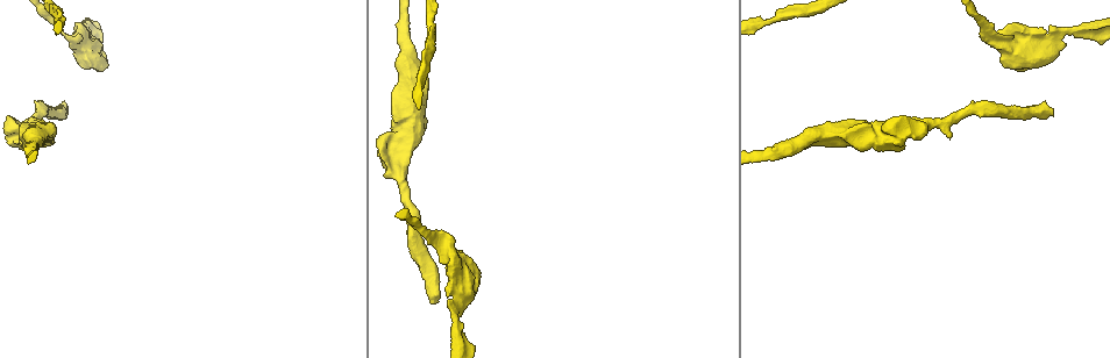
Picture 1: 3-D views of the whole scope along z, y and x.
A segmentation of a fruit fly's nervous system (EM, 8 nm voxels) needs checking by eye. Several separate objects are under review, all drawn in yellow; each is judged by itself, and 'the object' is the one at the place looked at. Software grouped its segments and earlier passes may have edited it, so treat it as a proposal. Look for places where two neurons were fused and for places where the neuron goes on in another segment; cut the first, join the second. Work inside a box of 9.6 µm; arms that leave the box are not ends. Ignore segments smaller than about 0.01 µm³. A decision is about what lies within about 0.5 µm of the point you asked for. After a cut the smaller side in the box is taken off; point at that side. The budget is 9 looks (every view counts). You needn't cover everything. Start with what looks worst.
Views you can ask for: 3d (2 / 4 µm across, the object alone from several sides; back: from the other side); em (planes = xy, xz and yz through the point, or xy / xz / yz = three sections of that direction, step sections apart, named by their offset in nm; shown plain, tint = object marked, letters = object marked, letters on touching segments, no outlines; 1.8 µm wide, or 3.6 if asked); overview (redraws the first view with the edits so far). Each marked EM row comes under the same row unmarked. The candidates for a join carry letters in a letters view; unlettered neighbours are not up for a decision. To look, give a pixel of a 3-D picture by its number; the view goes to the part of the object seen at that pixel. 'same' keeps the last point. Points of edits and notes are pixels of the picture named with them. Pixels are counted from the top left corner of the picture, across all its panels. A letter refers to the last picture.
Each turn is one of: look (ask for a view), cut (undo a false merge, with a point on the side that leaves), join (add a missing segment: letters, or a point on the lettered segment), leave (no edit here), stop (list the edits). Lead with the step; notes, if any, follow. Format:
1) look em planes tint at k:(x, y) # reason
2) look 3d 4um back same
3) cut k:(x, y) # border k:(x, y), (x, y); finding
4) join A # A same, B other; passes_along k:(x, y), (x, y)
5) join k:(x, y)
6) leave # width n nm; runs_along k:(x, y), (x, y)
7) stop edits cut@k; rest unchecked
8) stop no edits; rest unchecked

look em planes tint at 1:(435, 302) # free end

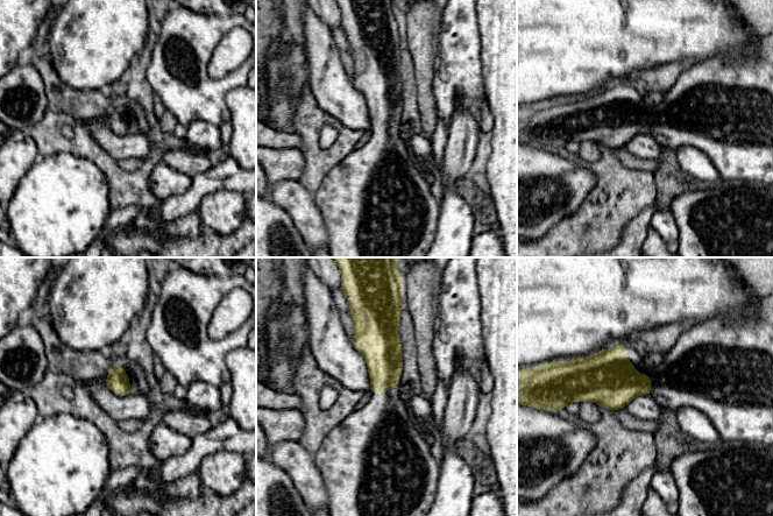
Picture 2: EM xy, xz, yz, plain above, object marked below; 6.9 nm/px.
look em planes letters same

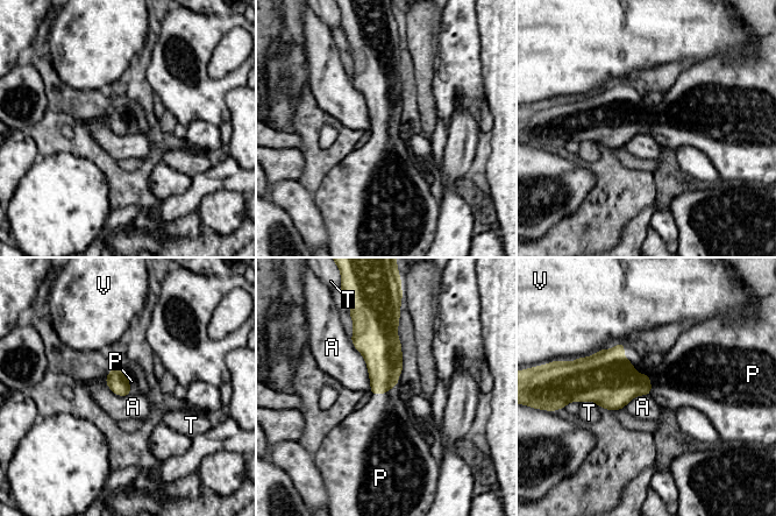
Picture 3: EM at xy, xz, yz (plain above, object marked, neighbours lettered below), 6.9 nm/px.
join P # width 150 nm; A other, P same, T other, V other; passes_along 3:(383, 355), (383, 391), (385, 428); the neuron continues

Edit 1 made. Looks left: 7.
look em planes letters at 1:(992, 32) # narrows sharply

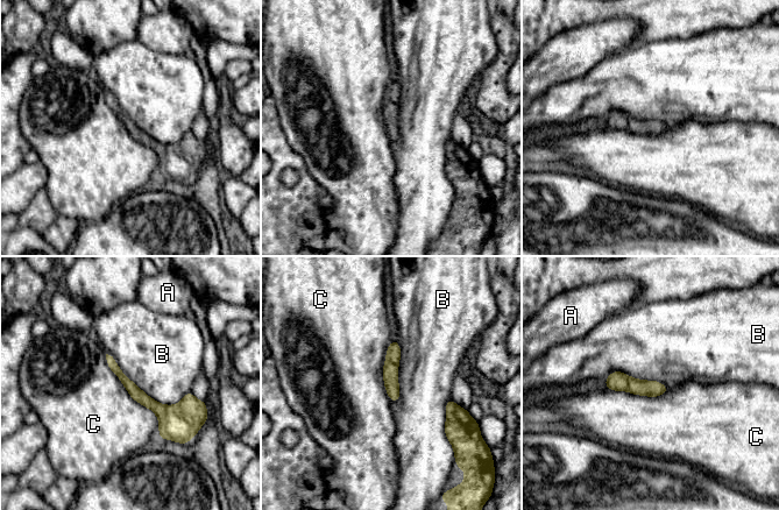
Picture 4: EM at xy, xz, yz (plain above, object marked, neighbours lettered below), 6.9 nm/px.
leave # A other, B other, C other; runs_along 4:(110, 359), (162, 411), (198, 404); all the same neuron

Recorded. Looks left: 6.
look 3d 4um at 1:(15, 126) # touches itself

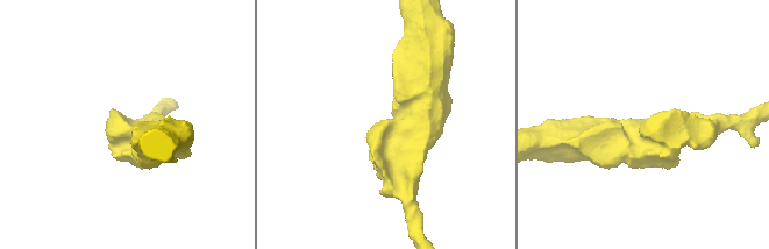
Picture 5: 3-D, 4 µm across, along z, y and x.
look em planes tint at 5:(647, 127) # now the EM

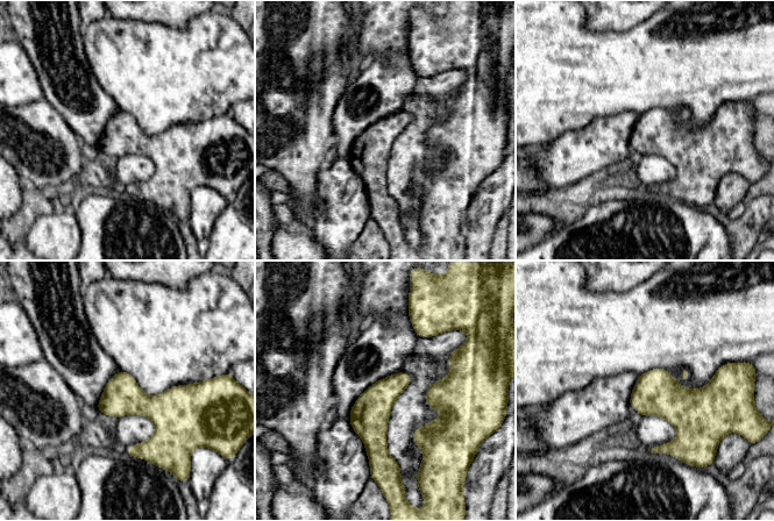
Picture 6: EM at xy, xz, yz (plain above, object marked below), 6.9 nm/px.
look em planes letters same # see the neighbours

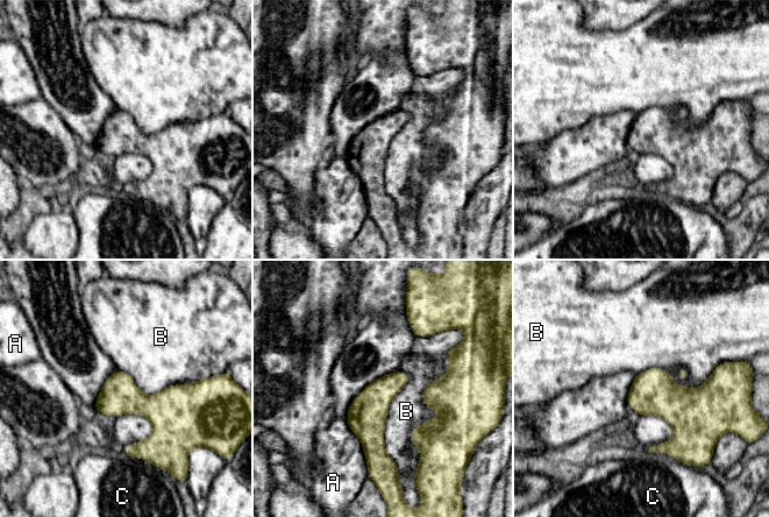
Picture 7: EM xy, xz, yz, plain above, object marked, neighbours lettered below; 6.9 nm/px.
leave # A other, B other, C other; border 7:(447, 363), (417, 464); continuous, no second neuron

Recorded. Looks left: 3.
look 3d 2um back at 1:(55, 18) # thin neck

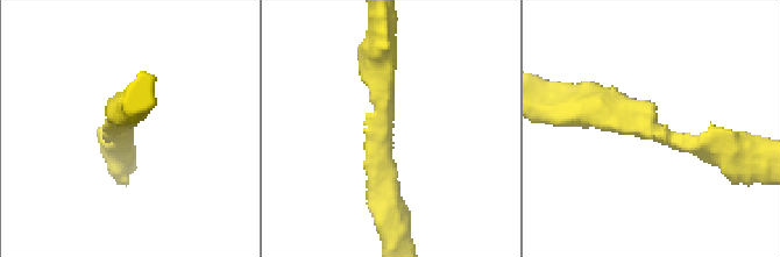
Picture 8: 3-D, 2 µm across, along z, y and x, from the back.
look em xz step 8 letters at 8:(377, 118) # arm_widths 240, 240 nm

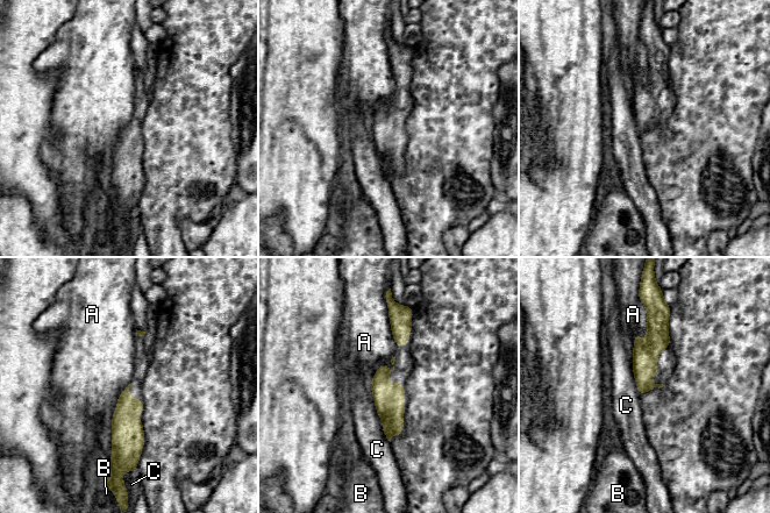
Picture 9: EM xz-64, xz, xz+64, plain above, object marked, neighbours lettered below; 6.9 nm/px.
look em planes letters same

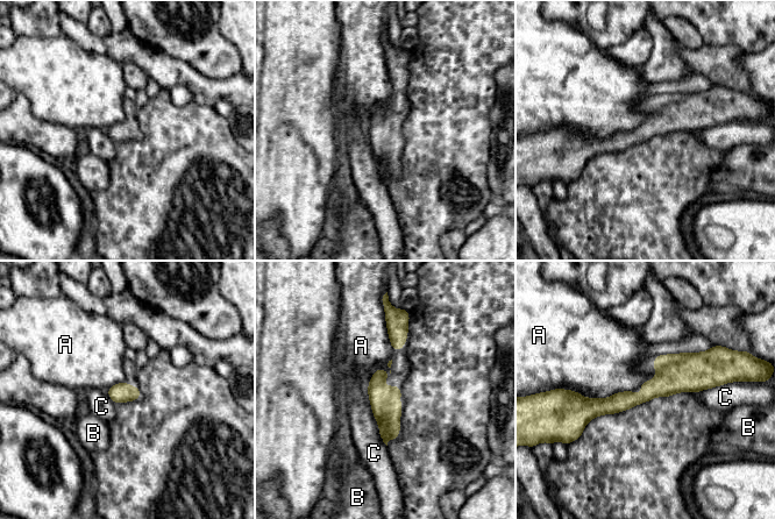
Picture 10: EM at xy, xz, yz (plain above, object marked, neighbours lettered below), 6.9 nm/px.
leave # A other, B other, C other; runs_along 10:(715, 378), (670, 378), (611, 405), (576, 397); one neuron here

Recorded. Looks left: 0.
stop edits join@3; rest unchecked

